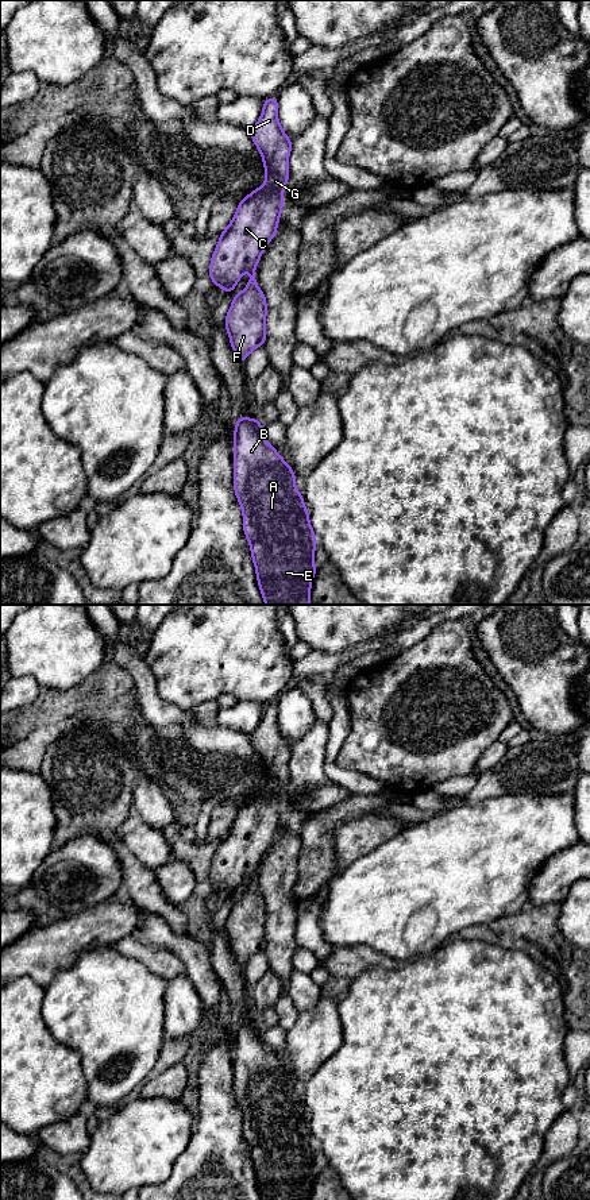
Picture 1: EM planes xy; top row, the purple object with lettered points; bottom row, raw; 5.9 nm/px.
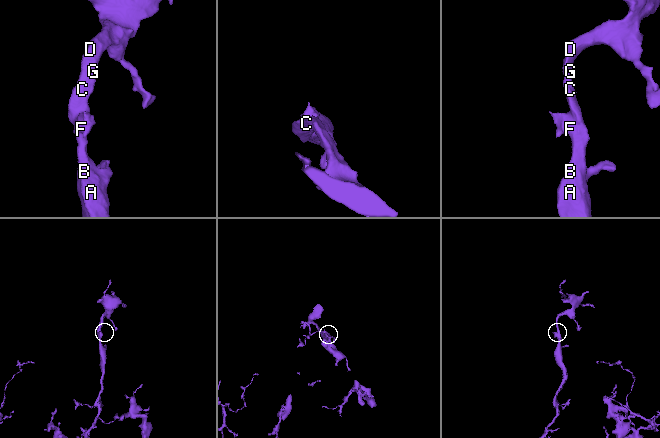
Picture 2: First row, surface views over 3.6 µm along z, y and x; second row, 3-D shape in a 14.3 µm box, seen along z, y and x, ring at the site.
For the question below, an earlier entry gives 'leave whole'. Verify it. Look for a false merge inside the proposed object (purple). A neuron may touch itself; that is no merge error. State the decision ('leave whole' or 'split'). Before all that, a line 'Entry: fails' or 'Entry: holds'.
Entry: holds
leave whole

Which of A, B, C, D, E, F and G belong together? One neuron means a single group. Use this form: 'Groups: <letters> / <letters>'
Groups: A B C D E F G

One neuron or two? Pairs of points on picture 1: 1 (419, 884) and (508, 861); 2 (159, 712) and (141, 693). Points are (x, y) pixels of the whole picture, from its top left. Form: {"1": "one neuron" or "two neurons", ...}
{"1": "one neuron", "2": "one neuron"}

